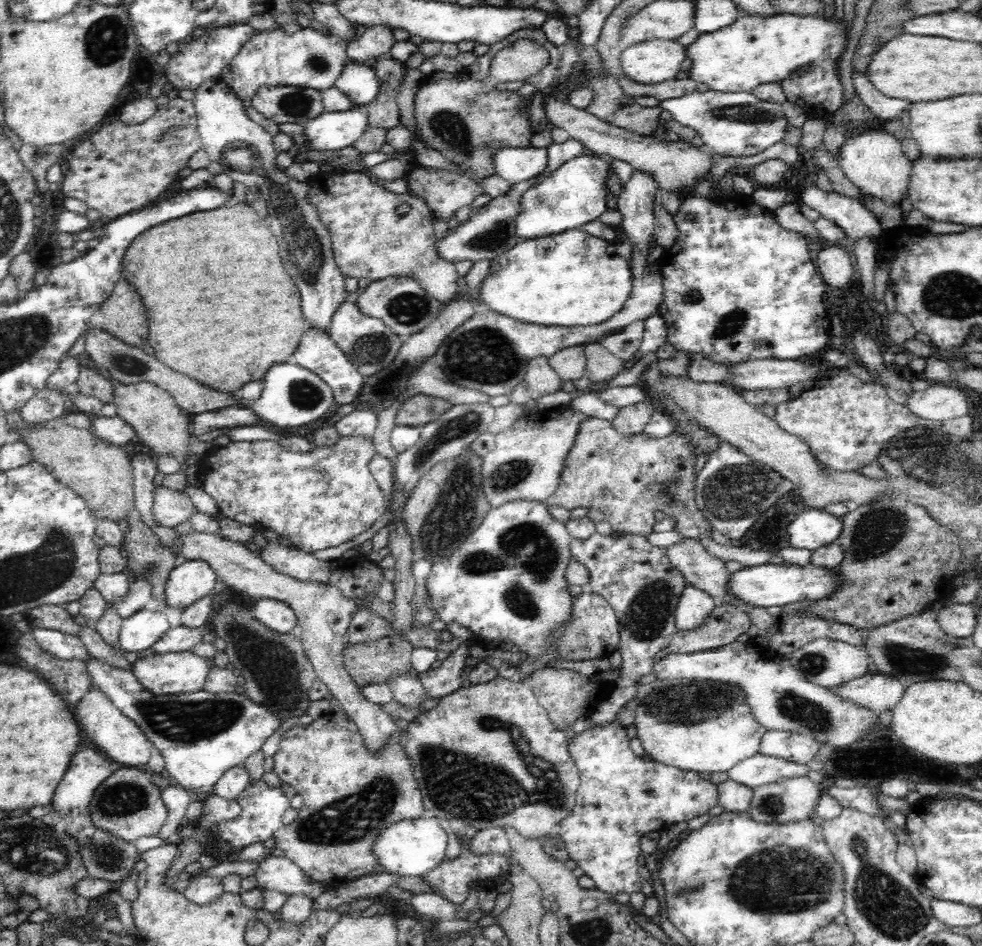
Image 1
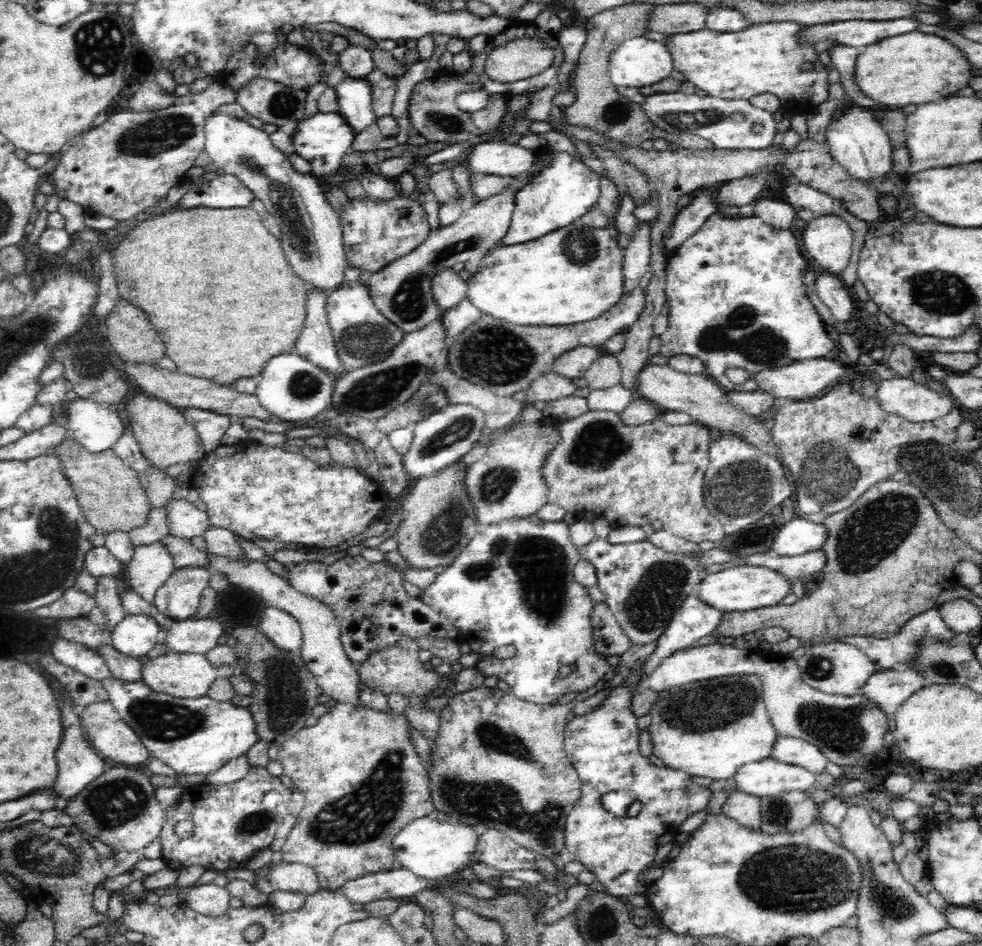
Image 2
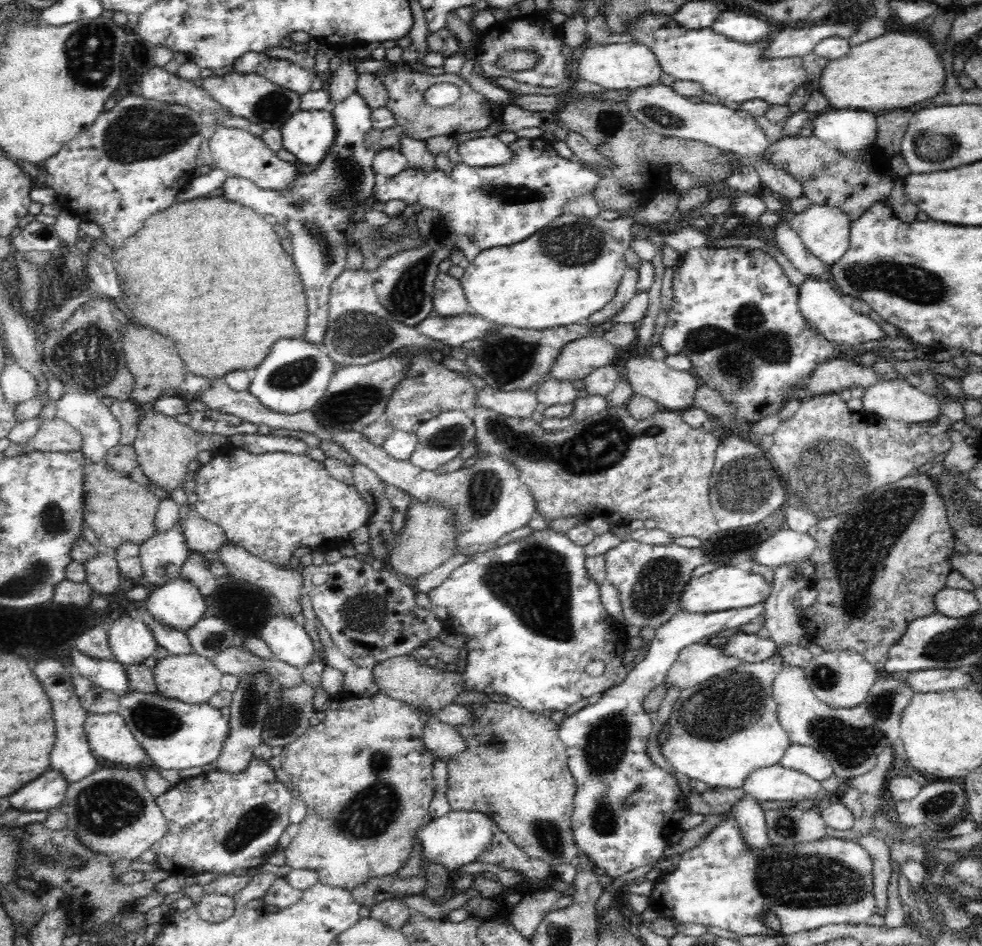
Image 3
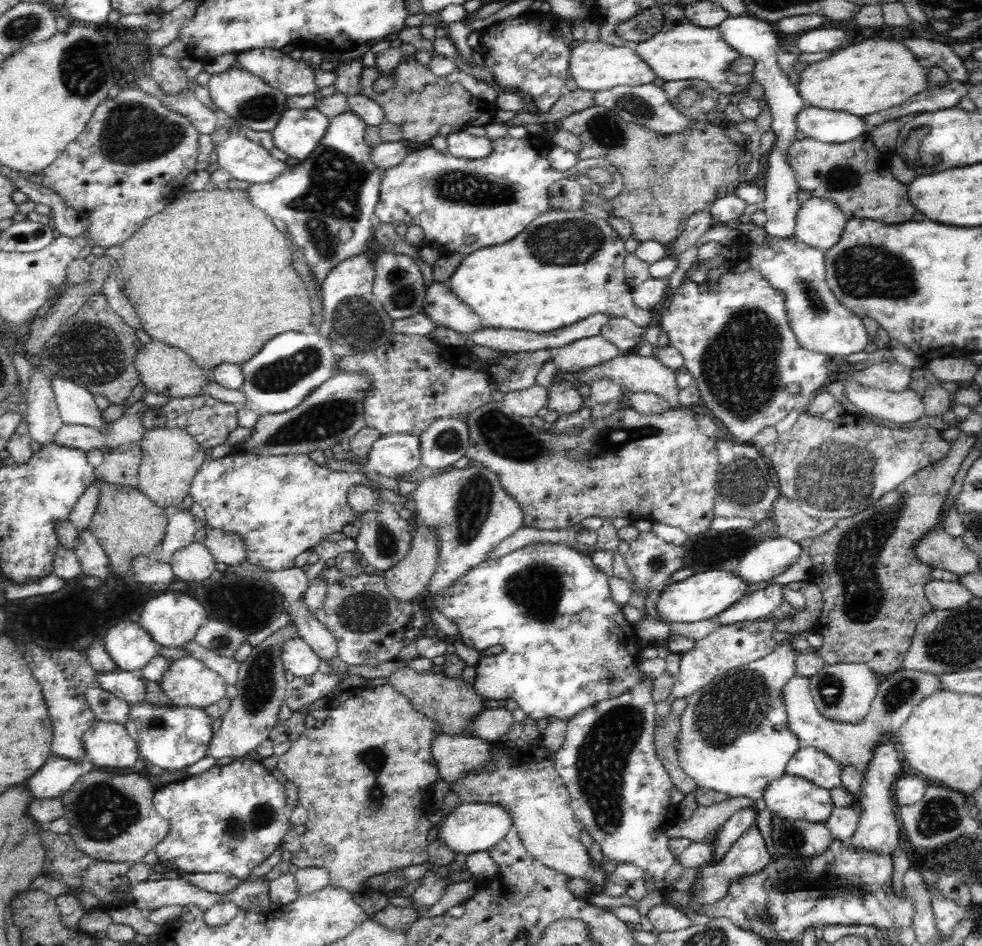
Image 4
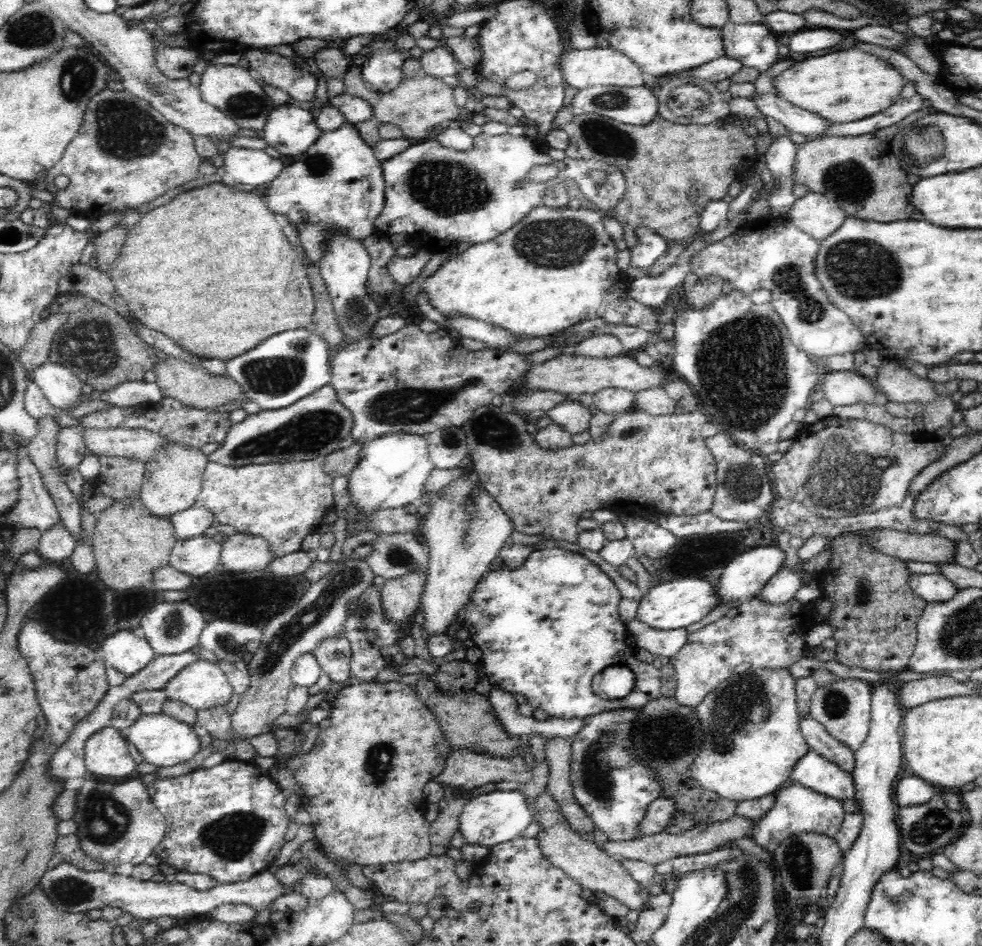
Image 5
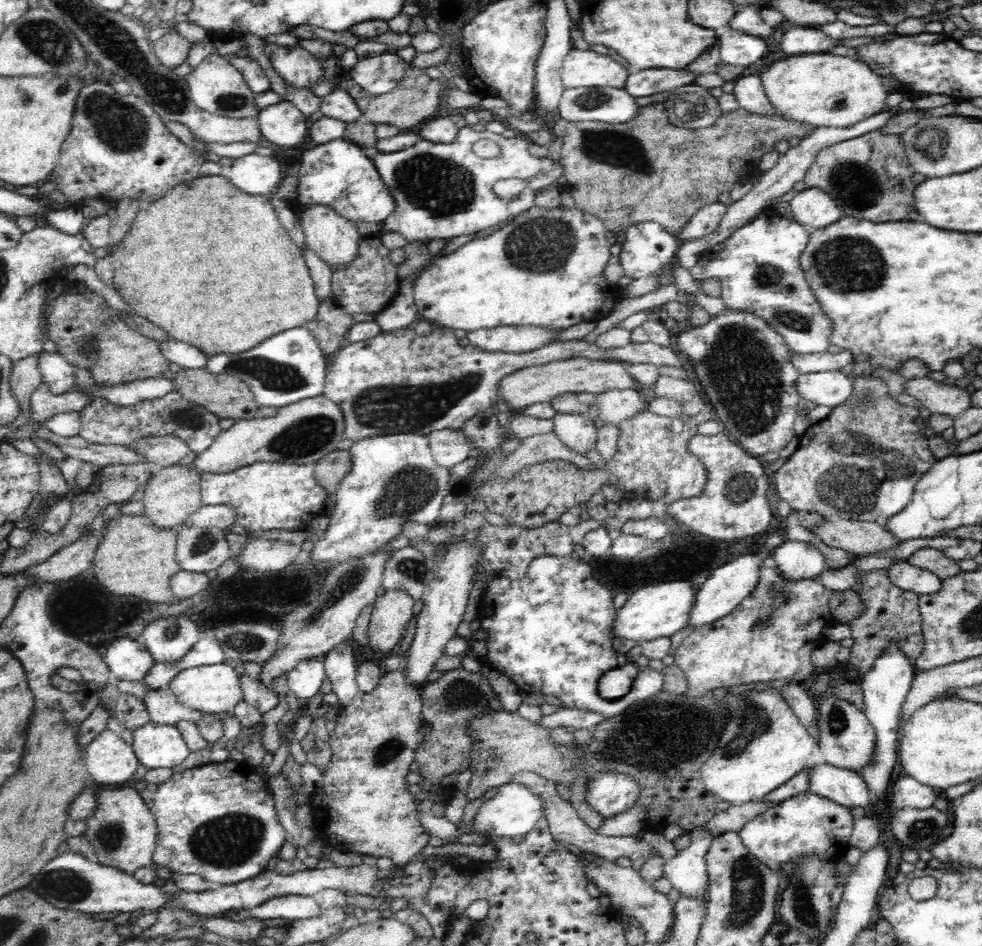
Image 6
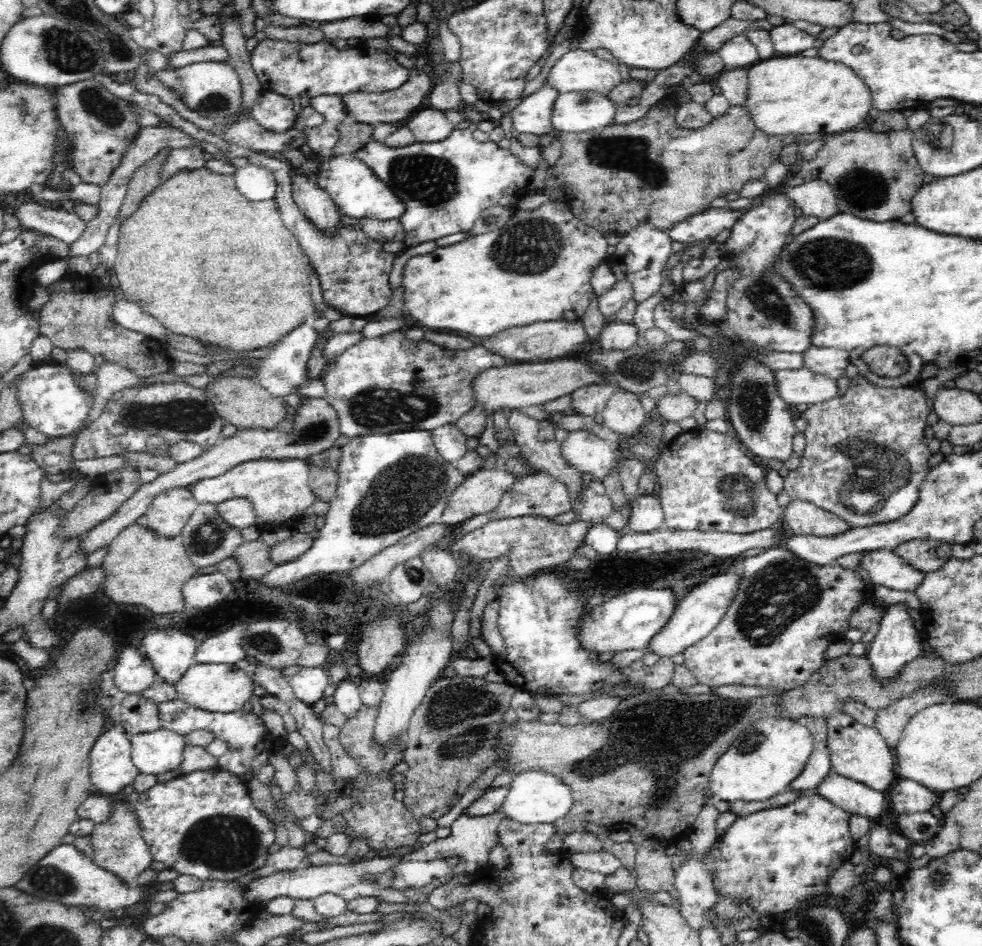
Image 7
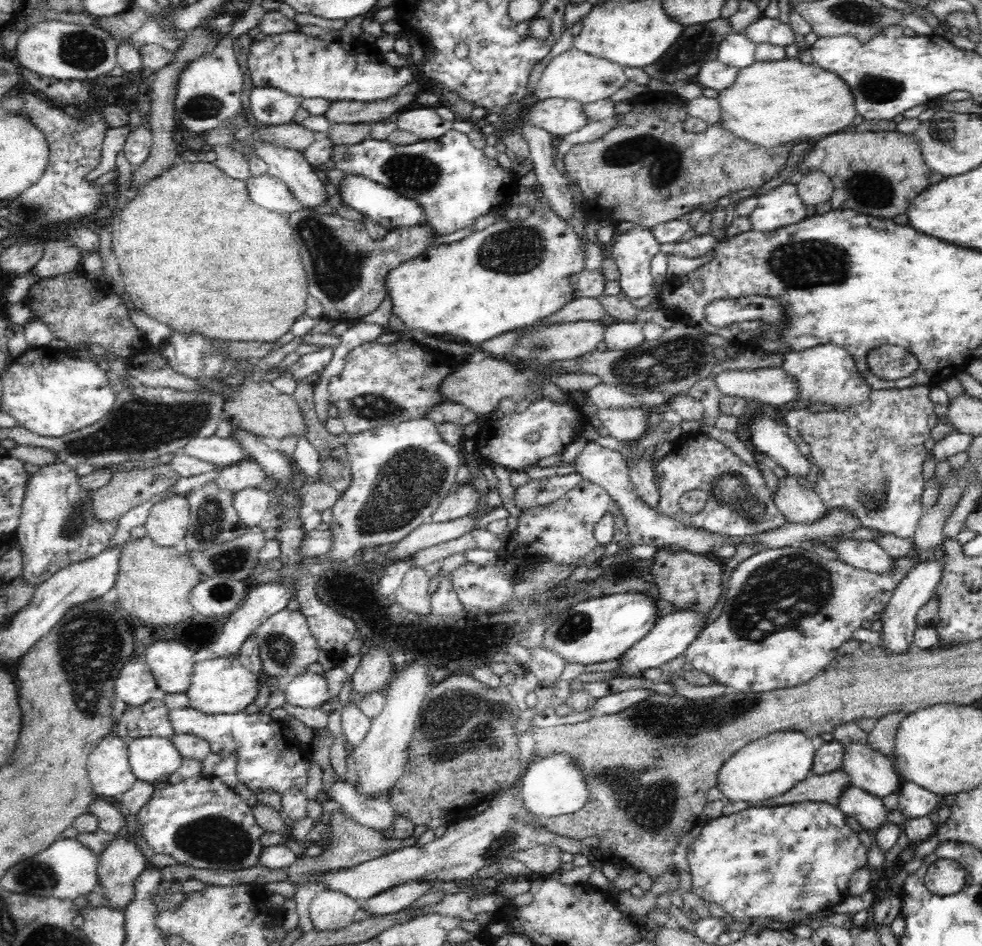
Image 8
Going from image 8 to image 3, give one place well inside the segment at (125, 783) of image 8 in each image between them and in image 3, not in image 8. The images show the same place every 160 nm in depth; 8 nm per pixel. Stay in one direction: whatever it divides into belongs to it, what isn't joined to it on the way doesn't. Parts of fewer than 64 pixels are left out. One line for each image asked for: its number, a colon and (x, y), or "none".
3: (109, 737)
4: (107, 744)
5: (107, 756)
6: (110, 761)
7: (112, 768)

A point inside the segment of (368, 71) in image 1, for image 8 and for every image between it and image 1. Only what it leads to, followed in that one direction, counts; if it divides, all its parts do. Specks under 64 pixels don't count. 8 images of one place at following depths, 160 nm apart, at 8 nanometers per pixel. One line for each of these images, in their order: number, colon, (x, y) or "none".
2: (354, 94)
3: (317, 212)
4: (327, 202)
5: (339, 185)
6: (338, 173)
7: (355, 189)
8: (384, 205)

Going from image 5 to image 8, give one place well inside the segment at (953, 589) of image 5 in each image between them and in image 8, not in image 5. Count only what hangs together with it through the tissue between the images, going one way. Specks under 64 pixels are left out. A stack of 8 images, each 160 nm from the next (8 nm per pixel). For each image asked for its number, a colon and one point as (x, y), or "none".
6: (910, 578)
7: (885, 568)
8: (865, 555)

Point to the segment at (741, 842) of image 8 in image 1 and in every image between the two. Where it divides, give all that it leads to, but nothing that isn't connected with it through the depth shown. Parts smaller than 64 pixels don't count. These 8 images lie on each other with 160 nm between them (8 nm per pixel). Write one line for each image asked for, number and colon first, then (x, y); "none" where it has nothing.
1: (754, 770)
2: (766, 777)
3: (778, 783)
4: (790, 797)
5: (796, 808)
6: (806, 824)
7: (776, 859)

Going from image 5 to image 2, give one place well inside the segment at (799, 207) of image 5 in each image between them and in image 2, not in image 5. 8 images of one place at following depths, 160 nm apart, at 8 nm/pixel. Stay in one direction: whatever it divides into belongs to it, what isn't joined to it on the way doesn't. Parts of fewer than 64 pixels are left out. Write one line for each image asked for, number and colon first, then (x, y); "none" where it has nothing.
2: (827, 238)
3: (824, 231)
4: (819, 223)

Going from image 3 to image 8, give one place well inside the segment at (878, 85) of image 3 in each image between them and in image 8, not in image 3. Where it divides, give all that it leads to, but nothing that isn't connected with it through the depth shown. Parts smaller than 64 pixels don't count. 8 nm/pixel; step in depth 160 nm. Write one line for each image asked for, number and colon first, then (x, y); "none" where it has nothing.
4: (873, 75)
5: (846, 85)
6: (821, 89)
7: (788, 94)
8: (770, 103)

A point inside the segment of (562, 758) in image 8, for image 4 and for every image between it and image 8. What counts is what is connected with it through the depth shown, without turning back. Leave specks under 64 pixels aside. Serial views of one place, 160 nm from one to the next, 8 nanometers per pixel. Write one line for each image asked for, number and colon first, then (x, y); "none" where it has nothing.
4: (470, 828)
5: (488, 820)
6: (515, 810)
7: (535, 797)

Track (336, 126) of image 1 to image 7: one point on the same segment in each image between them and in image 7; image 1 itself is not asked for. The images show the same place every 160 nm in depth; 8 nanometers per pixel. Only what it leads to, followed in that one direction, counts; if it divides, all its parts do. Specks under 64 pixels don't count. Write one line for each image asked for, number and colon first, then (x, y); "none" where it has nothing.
2: (324, 139)
3: (309, 135)
4: (299, 132)
5: (291, 130)
6: (282, 123)
7: (275, 112)

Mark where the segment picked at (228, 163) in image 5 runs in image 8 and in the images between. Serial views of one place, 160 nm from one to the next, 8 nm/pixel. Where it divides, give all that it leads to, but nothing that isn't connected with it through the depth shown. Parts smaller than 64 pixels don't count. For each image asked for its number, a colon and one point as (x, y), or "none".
6: (255, 174)
7: (257, 183)
8: (269, 192)

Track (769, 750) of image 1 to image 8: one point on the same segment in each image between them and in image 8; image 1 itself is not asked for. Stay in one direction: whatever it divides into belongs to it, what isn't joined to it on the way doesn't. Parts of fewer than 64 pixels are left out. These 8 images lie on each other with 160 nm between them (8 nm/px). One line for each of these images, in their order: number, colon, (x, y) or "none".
2: (796, 751)
3: (808, 760)
4: (810, 763)
5: (813, 770)
6: (841, 785)
7: (855, 797)
8: (869, 810)

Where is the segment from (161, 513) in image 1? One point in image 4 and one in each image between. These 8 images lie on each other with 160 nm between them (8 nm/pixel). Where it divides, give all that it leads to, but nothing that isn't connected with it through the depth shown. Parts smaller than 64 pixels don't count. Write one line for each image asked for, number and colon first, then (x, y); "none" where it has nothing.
2: (185, 520)
3: (200, 535)
4: (227, 547)

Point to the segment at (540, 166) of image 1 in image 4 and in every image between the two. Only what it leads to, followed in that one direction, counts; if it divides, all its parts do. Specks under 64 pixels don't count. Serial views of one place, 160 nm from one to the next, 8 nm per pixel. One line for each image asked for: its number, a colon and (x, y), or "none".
2: (494, 157)
3: (479, 152)
4: (461, 144)

